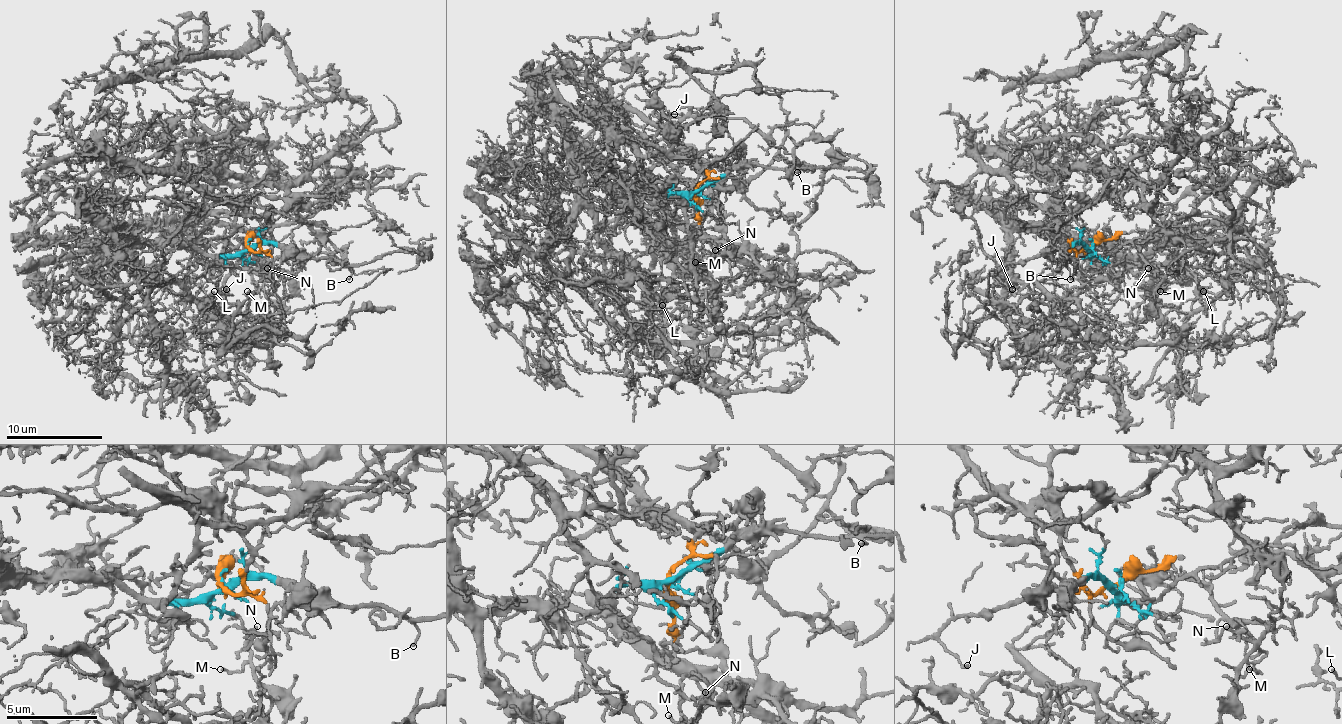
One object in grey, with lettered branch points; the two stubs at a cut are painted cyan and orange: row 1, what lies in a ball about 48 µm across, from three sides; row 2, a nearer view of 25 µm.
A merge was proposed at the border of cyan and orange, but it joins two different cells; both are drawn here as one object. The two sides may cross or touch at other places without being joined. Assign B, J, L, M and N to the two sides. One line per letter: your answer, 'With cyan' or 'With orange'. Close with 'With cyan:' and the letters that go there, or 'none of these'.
B: With cyan
J: With orange
L: With cyan
M: With cyan
N: With cyan
With cyan: B, L, M, N

